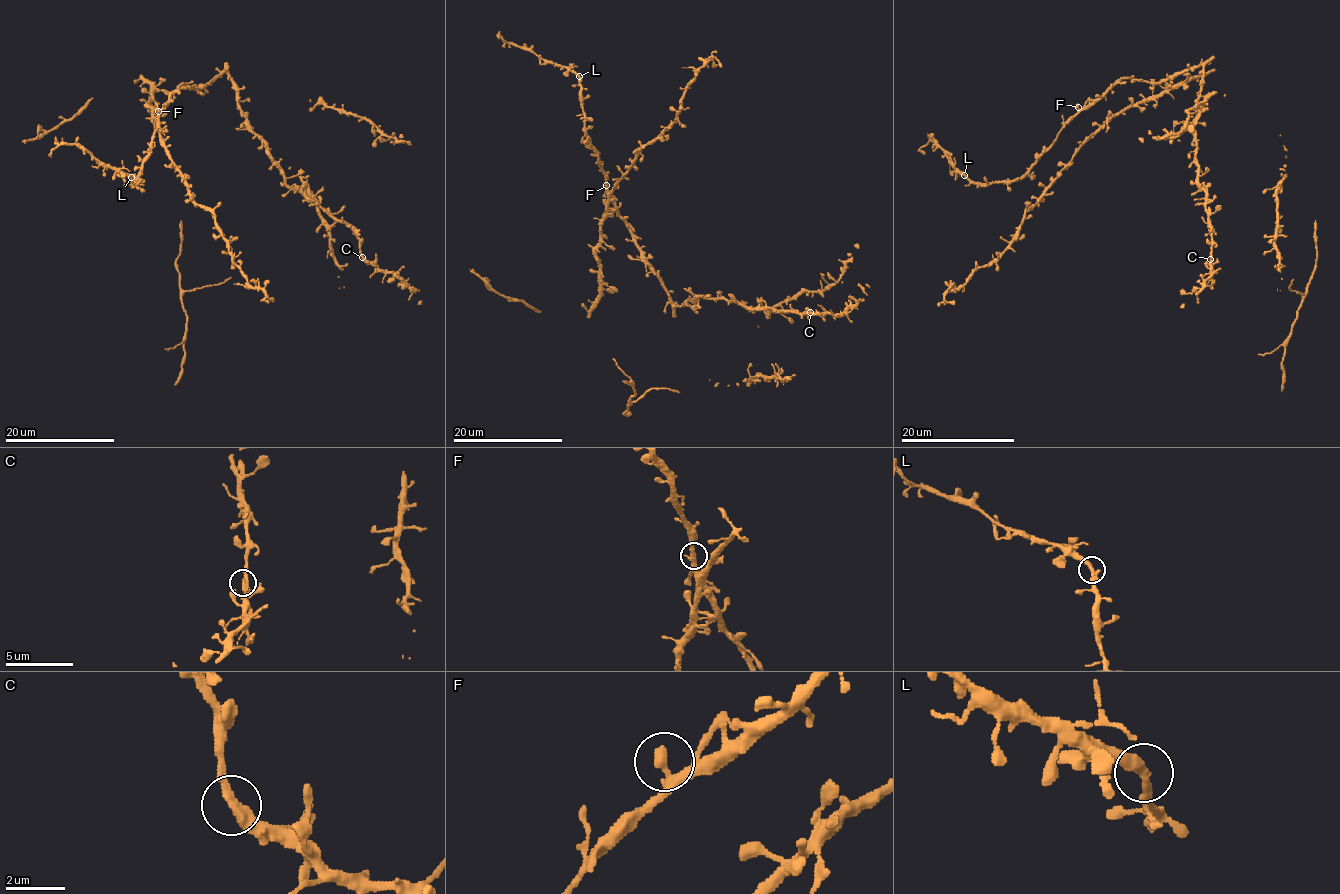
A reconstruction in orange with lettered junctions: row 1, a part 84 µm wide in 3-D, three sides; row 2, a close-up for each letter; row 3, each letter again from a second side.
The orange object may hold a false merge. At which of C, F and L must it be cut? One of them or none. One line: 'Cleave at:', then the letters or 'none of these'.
Cleave at: none of these

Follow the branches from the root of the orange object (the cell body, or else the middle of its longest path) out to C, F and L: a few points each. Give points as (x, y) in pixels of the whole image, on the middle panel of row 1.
C: (694, 300), (725, 299), (750, 308), (810, 312)
F: (694, 300), (683, 305), (672, 301), (661, 278), (608, 195), (606, 185)
L: (694, 300), (683, 305), (672, 301), (661, 278), (608, 195), (606, 174), (586, 133), (579, 76)

